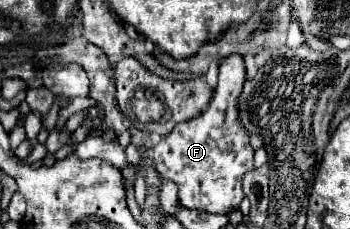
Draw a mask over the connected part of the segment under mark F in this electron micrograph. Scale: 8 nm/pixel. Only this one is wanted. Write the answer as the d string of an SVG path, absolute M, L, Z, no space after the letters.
M230 55L220 65L218 87L210 99L208 109L186 121L178 123L154 149L154 169L162 179L170 179L178 185L180 205L186 209L204 209L210 213L230 213L240 207L242 175L254 167L254 149L250 145L248 131L238 123L238 95L246 81L244 59Z

